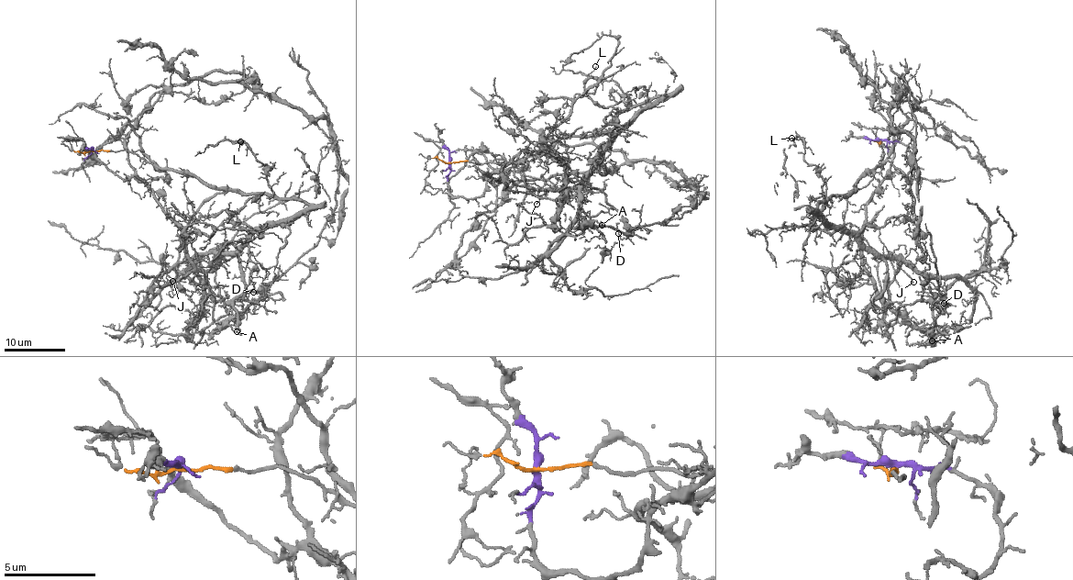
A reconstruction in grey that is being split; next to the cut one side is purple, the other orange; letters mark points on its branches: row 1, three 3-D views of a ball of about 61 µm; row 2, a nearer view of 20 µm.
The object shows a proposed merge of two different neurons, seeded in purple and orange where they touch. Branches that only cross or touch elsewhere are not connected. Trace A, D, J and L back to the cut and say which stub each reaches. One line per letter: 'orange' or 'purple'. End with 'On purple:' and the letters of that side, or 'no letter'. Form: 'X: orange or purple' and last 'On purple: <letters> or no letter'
A: purple
D: purple
J: orange
L: orange
On purple: A, D

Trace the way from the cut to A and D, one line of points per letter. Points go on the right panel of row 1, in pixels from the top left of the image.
A: (880, 141), (916, 169), (866, 206), (862, 264), (888, 322), (942, 309), (932, 340)
D: (880, 141), (910, 146), (916, 169), (890, 172), (866, 206), (864, 269), (888, 322), (903, 305), (943, 303)

